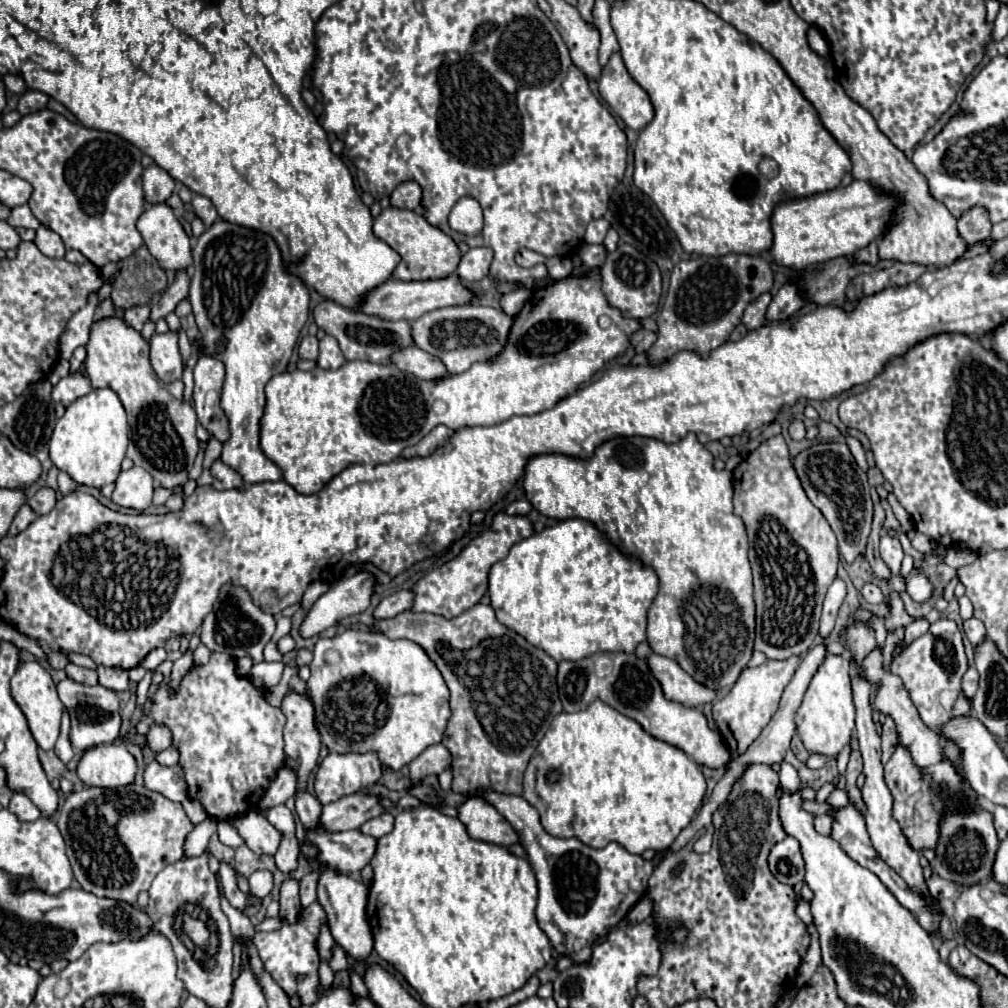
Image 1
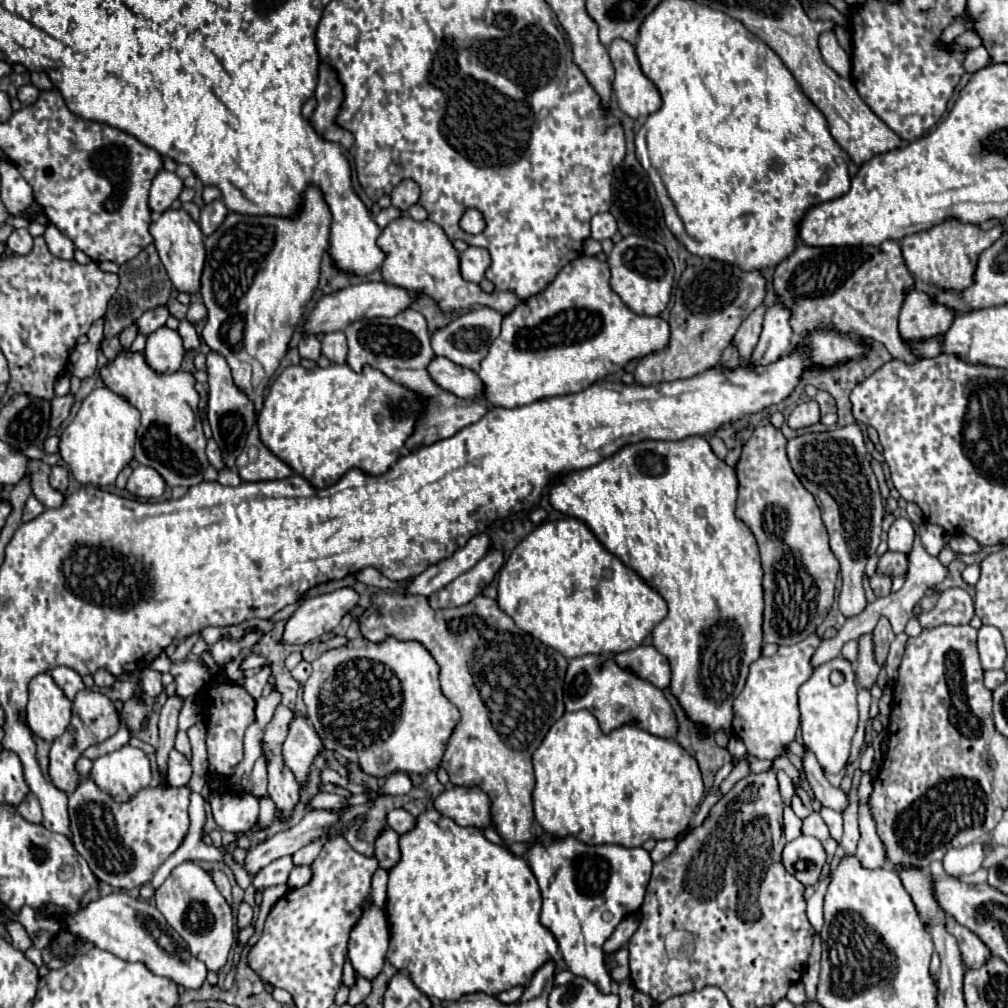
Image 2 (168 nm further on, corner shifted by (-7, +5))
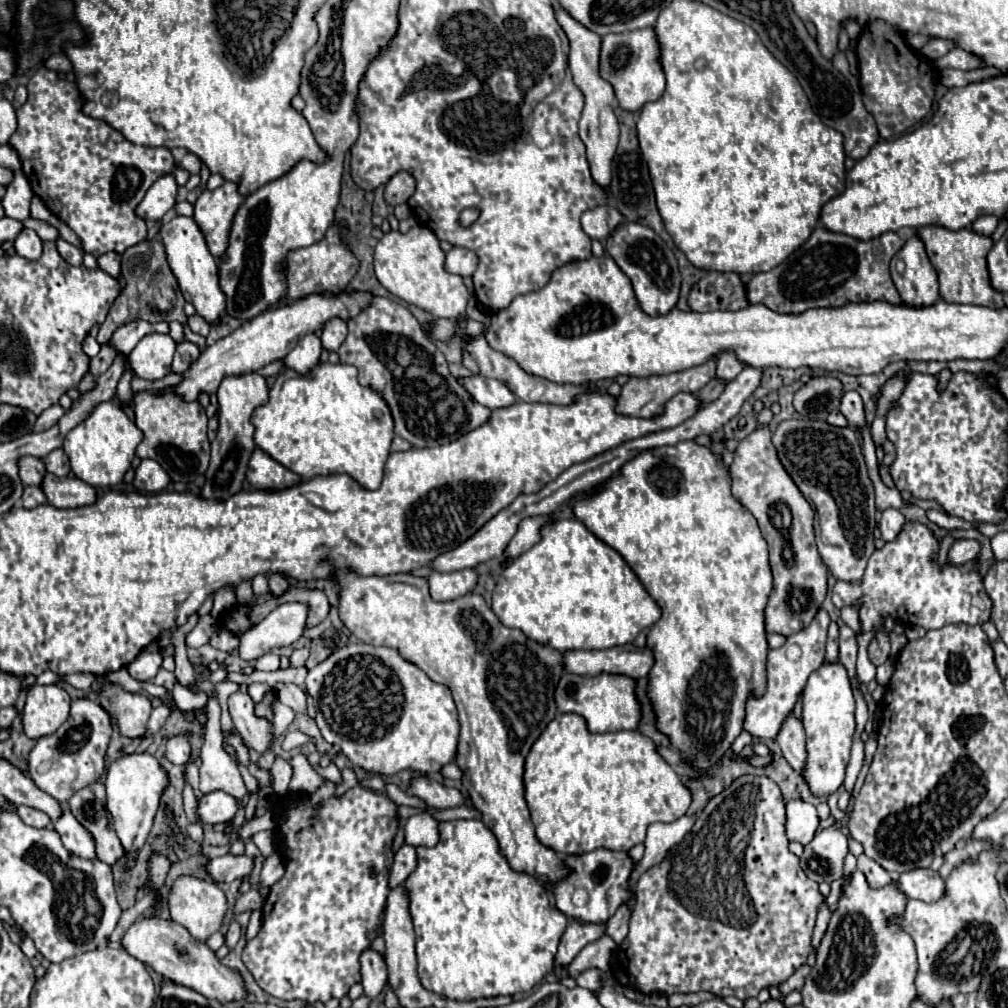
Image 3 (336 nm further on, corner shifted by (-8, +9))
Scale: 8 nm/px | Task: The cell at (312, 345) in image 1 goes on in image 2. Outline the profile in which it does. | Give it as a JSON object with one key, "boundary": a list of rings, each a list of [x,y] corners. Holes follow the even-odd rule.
{"boundary":[[[316,336],[302,338],[298,344],[298,350],[300,350],[300,356],[308,358],[308,360],[318,360],[318,356],[322,354],[320,352],[320,340]]]}

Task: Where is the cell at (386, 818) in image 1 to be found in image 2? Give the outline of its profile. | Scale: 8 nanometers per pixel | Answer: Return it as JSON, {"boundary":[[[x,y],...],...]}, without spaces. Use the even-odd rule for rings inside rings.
{"boundary":[[[394,808],[386,814],[386,824],[398,832],[398,834],[404,834],[408,832],[412,826],[414,826],[414,816],[410,812],[406,812],[404,808]]]}

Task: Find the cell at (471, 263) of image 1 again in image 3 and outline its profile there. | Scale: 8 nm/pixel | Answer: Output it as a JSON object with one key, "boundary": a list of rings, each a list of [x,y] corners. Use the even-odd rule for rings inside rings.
{"boundary":[[[451,248],[445,260],[445,270],[457,276],[473,276],[477,264],[479,264],[479,258],[475,252],[467,248]]]}

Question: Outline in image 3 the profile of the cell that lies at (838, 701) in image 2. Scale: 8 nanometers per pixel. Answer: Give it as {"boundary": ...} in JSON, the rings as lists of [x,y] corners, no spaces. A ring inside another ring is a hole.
{"boundary":[[[825,662],[819,670],[815,670],[809,676],[805,690],[801,692],[801,702],[803,702],[801,722],[807,738],[807,766],[803,766],[801,770],[801,778],[805,780],[813,796],[827,798],[845,780],[845,768],[851,752],[851,738],[855,732],[855,700],[843,664]]]}

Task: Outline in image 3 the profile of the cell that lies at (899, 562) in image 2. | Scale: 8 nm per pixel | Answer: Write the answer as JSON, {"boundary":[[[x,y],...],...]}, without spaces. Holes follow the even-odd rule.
{"boundary":[[[907,522],[899,532],[899,538],[885,542],[881,550],[875,550],[869,558],[865,574],[859,584],[837,582],[833,588],[833,604],[837,608],[857,606],[861,632],[857,634],[857,676],[863,684],[875,678],[875,666],[867,656],[867,646],[873,636],[883,630],[887,616],[903,626],[923,626],[925,630],[939,630],[947,624],[983,624],[991,620],[991,598],[985,592],[983,576],[973,568],[977,560],[969,560],[961,566],[945,562],[939,568],[939,538],[919,522]]]}

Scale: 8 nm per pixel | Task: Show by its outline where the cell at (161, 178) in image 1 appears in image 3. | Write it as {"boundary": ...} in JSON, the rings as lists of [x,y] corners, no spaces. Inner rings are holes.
{"boundary":[[[173,174],[161,176],[153,186],[147,190],[145,198],[141,204],[135,208],[135,214],[143,218],[145,222],[149,220],[161,220],[177,202],[177,182]]]}

